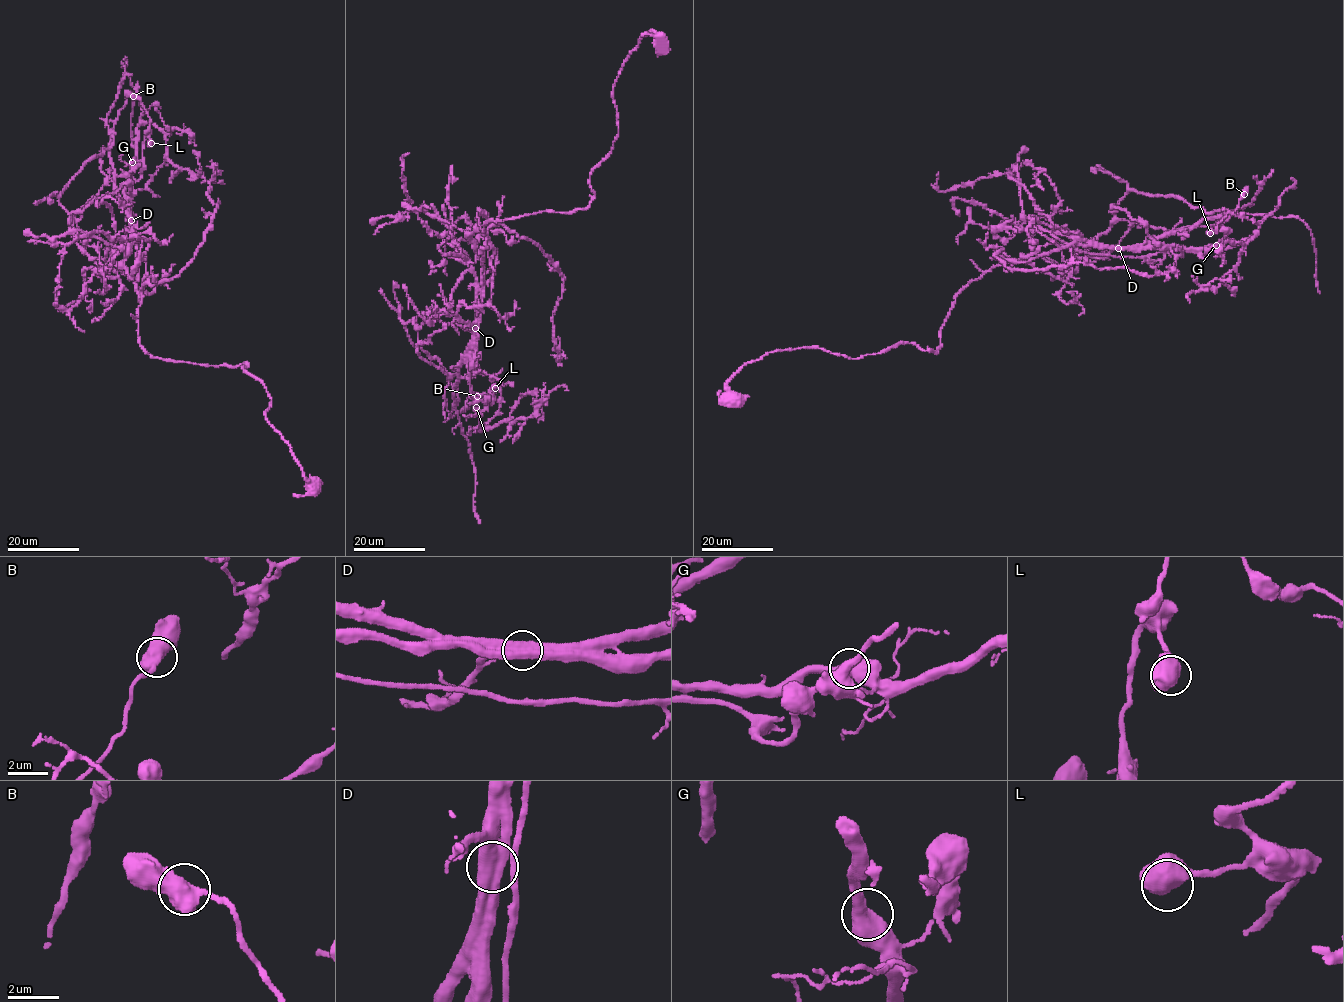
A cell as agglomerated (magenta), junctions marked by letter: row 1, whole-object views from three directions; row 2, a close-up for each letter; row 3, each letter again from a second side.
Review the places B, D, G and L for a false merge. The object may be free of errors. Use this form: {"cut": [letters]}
{"cut": ["D"]}

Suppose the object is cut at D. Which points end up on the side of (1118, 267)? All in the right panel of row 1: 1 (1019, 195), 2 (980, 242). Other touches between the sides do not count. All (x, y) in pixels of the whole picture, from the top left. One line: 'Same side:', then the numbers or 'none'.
Same side: 1, 2

